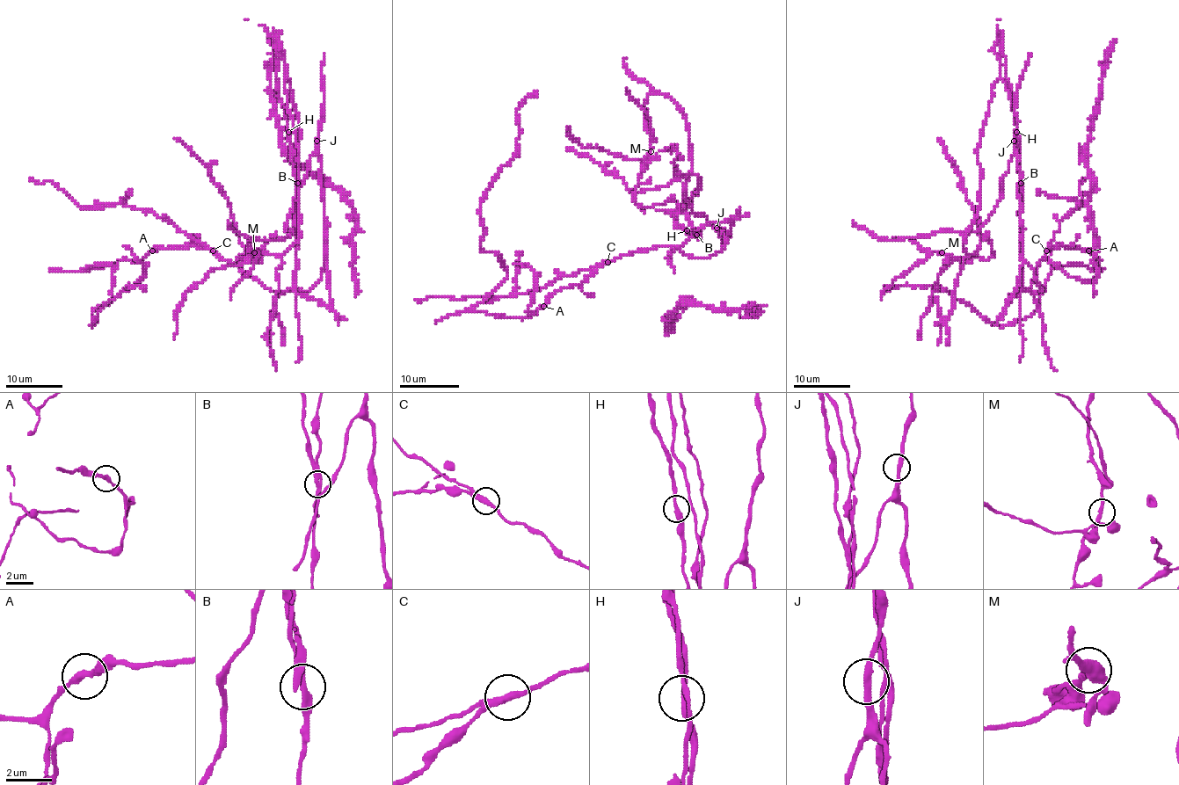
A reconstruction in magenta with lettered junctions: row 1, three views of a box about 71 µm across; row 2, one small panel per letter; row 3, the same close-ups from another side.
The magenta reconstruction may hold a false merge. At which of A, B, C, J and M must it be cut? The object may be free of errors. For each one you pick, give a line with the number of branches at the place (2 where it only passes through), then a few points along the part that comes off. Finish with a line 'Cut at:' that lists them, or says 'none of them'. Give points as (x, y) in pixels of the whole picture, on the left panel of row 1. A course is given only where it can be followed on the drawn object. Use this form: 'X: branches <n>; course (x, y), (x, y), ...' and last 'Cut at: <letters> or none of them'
B: branches 2
Cut at: B

